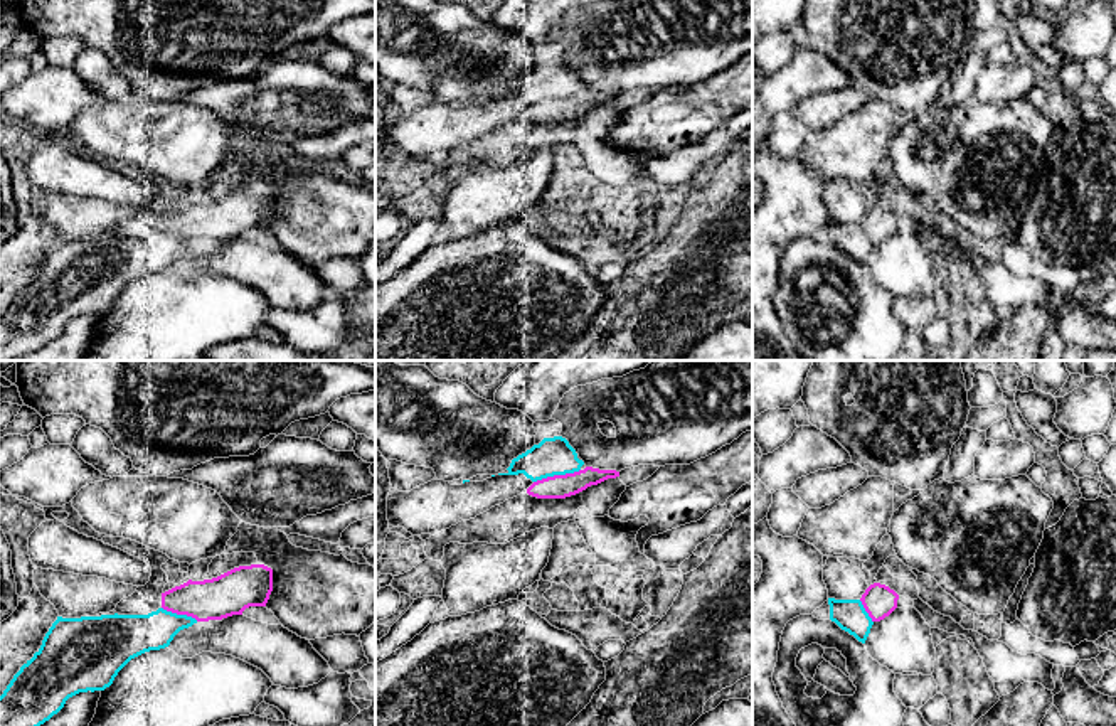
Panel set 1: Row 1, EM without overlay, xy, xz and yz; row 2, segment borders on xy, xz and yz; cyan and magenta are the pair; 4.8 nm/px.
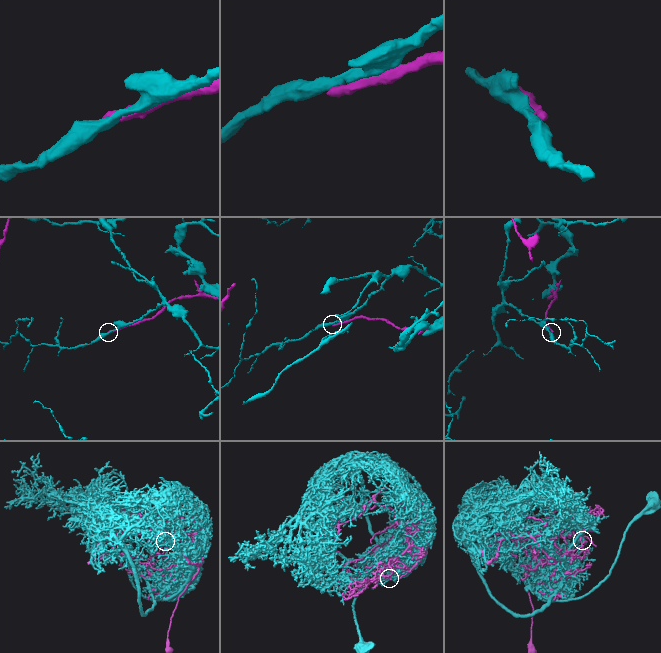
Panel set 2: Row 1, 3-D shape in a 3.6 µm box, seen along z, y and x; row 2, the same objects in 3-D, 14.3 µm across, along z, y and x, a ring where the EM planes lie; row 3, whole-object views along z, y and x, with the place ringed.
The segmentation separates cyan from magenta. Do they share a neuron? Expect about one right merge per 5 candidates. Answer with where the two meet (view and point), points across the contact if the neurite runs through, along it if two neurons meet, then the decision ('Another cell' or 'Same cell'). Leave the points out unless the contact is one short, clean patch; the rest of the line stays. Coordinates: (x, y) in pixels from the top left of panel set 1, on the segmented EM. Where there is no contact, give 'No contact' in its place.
Touches cyan at xz (556, 474). Another cell

